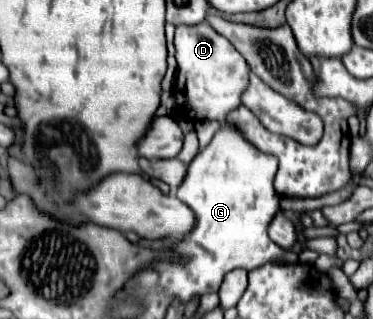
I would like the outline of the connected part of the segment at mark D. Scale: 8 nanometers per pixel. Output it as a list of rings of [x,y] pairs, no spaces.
[[[201,22],[197,26],[177,26],[175,50],[179,64],[175,80],[177,106],[191,120],[217,120],[223,124],[227,112],[233,112],[241,106],[241,94],[243,88],[247,88],[249,76],[247,62],[207,22]]]

